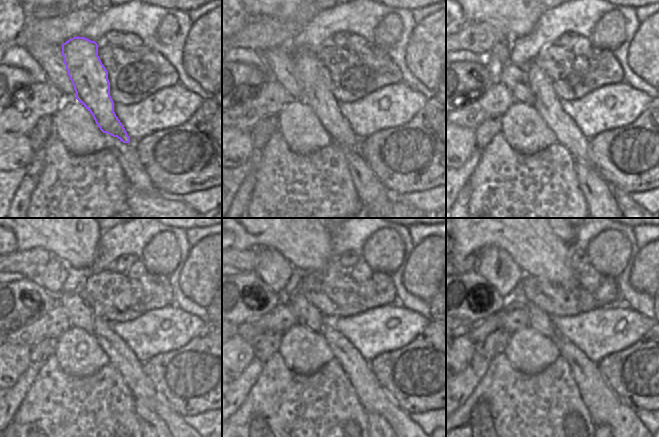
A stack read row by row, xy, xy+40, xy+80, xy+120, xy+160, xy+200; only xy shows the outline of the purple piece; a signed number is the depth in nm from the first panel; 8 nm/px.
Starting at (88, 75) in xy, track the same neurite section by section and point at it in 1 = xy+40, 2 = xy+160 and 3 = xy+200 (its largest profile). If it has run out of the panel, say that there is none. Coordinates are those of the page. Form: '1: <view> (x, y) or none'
1: xy+40 (312, 76)
2: xy+160 (373, 398)
3: xy+200 (606, 408)

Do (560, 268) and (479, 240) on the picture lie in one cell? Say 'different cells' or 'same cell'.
same cell

